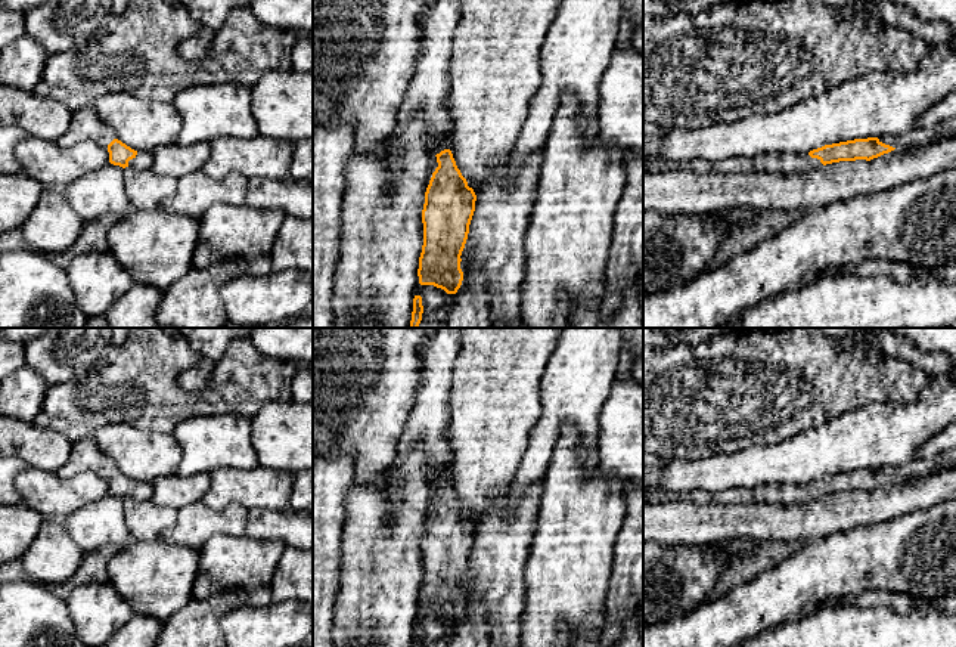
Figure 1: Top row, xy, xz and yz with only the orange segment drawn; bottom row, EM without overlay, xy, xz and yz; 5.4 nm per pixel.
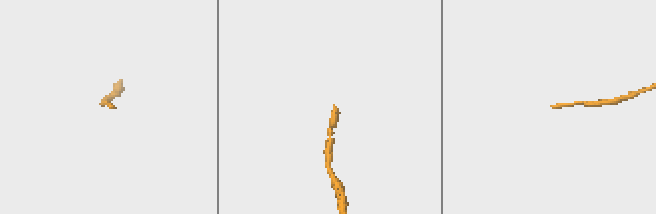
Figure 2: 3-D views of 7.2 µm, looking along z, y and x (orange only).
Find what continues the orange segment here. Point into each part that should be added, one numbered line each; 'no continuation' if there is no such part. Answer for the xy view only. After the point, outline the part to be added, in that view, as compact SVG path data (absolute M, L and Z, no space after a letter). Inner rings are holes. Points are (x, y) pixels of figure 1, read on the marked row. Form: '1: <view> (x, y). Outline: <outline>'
1: xy (143, 160). Outline: M137 151L137 155L131 160L130 167L134 170L149 170L153 164L152 152Z

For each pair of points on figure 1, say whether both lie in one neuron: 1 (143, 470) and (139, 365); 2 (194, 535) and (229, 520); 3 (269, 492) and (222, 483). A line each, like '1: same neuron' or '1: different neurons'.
1: different neurons
2: same neuron
3: same neuron

